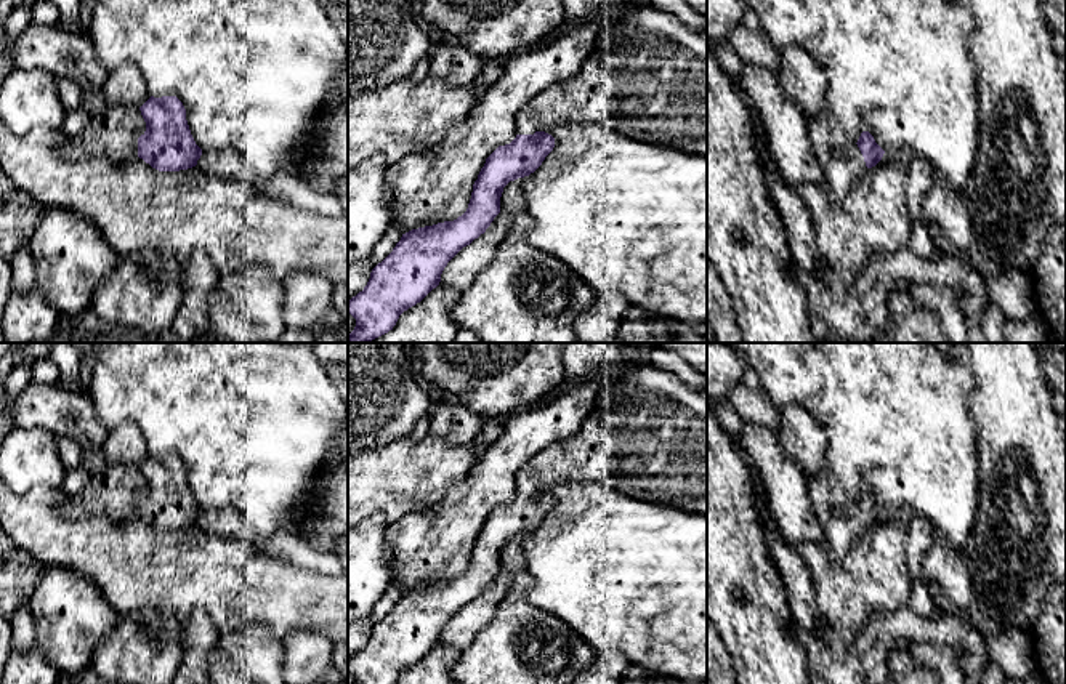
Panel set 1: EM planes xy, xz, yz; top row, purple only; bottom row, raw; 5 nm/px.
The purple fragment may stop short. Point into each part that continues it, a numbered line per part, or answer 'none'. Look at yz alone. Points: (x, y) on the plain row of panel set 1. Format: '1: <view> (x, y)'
1: yz (842, 521)

